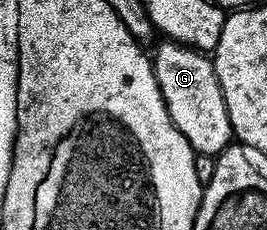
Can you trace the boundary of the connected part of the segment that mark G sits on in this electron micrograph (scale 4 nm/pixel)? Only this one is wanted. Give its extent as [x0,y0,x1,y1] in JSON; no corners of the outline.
[152,42,235,158]

